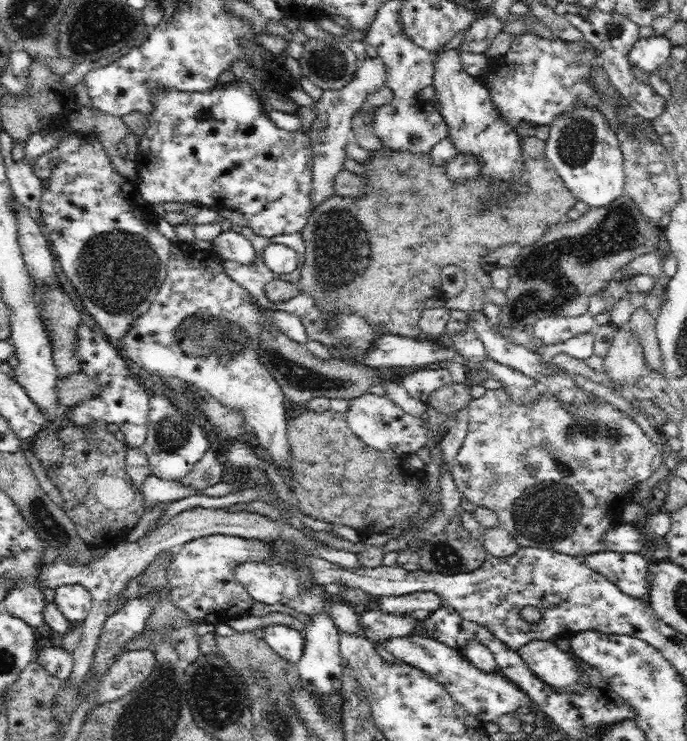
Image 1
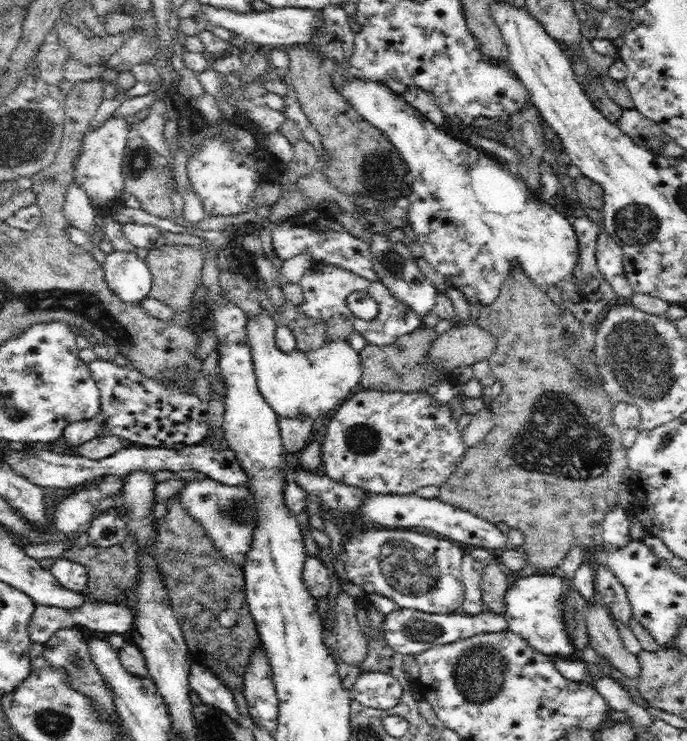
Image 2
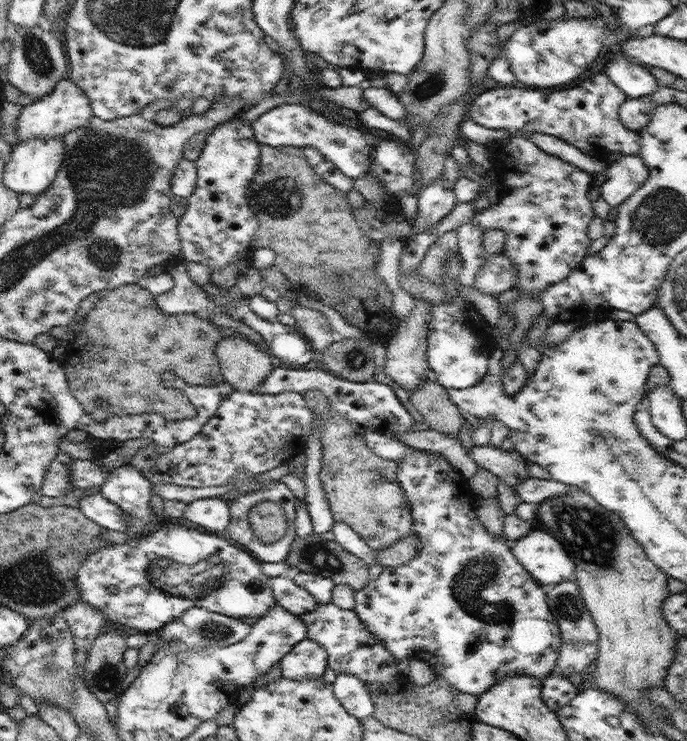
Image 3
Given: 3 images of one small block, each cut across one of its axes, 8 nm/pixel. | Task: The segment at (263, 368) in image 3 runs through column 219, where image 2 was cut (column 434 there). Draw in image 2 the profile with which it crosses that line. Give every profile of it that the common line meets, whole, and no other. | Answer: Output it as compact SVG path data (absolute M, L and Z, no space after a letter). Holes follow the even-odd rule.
M465 322L439 334L430 348L430 363L444 372L459 366L471 366L492 356L496 335L478 323Z

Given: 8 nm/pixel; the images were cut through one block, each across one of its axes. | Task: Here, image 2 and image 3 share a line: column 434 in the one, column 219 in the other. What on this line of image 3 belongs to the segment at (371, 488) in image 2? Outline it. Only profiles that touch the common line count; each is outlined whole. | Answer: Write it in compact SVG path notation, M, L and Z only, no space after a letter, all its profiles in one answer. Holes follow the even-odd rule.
M235 390L221 400L218 411L206 421L194 438L177 444L168 453L160 455L157 463L143 474L152 484L178 484L194 488L220 486L230 482L238 471L260 475L299 457L305 452L312 428L313 413L306 407L306 401L299 392L258 394Z

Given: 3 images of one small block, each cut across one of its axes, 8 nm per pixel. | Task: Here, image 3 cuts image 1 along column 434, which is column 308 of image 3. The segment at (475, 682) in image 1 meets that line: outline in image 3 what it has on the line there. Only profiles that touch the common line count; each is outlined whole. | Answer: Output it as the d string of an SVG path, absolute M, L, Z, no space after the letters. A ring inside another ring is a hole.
M306 638L298 642L279 662L281 677L290 680L314 680L322 677L327 668L326 650Z

